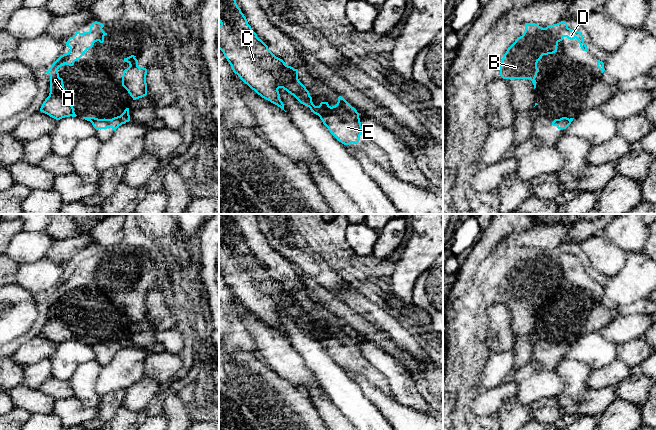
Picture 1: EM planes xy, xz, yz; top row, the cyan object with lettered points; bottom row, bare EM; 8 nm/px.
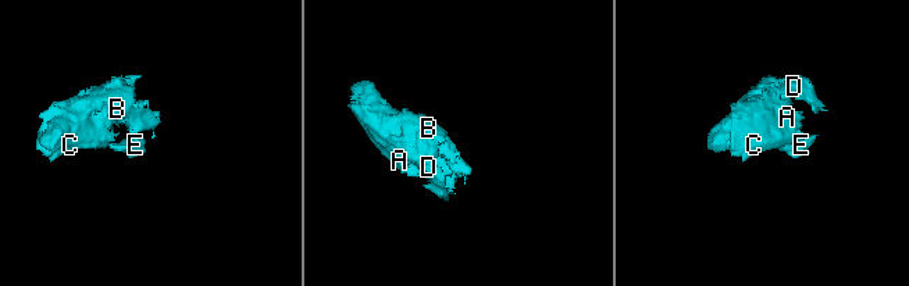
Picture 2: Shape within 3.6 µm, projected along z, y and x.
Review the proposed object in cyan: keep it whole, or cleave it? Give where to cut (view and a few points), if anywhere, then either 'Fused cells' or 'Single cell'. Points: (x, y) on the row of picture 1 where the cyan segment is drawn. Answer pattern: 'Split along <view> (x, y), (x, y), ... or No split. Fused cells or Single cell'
Split along xz (319, 105), (319, 116). Fused cells

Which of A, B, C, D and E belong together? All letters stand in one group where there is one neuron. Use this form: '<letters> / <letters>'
A B C D / E

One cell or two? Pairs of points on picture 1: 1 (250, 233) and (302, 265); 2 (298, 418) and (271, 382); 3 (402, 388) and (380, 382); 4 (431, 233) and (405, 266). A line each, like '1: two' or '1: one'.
1: two
2: one
3: two
4: one

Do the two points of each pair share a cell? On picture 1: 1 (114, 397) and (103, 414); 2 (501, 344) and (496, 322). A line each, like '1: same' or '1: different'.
1: same
2: same

